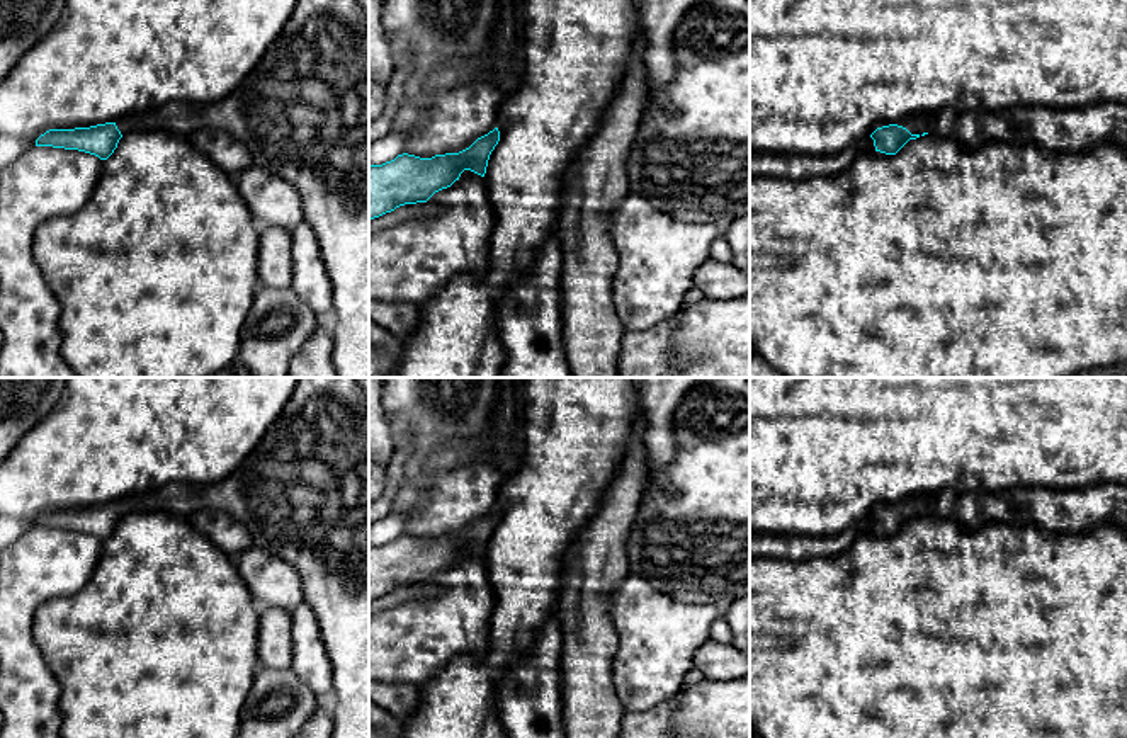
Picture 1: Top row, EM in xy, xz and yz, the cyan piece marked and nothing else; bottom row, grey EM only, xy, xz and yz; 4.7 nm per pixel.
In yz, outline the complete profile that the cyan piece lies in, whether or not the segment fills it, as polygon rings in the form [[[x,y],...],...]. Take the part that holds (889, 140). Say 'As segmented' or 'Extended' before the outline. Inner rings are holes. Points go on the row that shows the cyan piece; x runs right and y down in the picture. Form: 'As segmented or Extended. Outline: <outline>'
Extended. Outline: [[[915,114],[896,124],[877,128],[870,138],[875,151],[896,155],[909,139],[935,133],[935,114]]]

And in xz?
As segmented. Outline: [[[495,128],[459,153],[432,158],[403,153],[382,165],[369,165],[369,219],[405,204],[427,202],[435,192],[459,180],[464,170],[484,177],[498,141],[500,131]]]

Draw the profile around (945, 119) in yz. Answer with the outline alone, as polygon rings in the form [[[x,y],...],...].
[[[945,107],[935,114],[937,128],[935,134],[942,139],[955,134],[955,117],[959,112],[954,107]]]

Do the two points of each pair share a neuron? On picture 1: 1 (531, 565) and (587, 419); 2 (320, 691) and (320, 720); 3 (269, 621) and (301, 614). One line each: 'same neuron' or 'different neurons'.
1: same neuron
2: different neurons
3: different neurons

